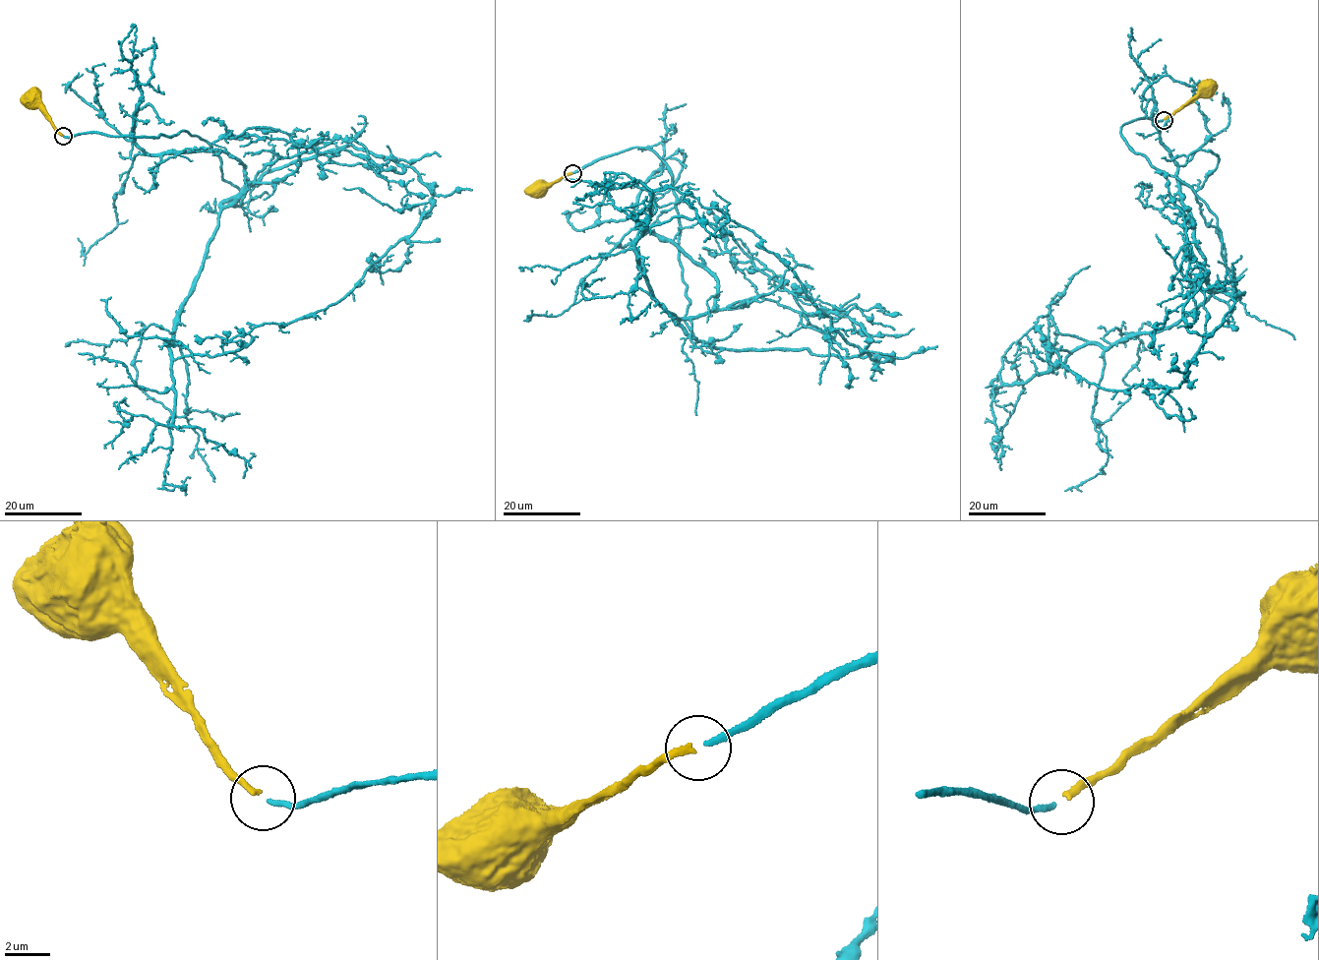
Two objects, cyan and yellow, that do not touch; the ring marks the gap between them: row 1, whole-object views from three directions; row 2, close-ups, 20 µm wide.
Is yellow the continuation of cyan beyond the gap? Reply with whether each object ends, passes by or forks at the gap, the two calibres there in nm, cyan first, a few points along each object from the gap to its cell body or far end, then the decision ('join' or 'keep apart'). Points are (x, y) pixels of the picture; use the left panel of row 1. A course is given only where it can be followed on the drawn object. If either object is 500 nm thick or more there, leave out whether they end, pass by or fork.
cyan ends there; yellow ends there; 240 nm thick on the cyan side, 280 nm on the other; cyan runs (64, 136), (183, 130), (242, 188), (351, 146), (416, 170), (431, 209), (346, 297), (284, 326), (195, 335); yellow runs (62, 135), (35, 100); join

